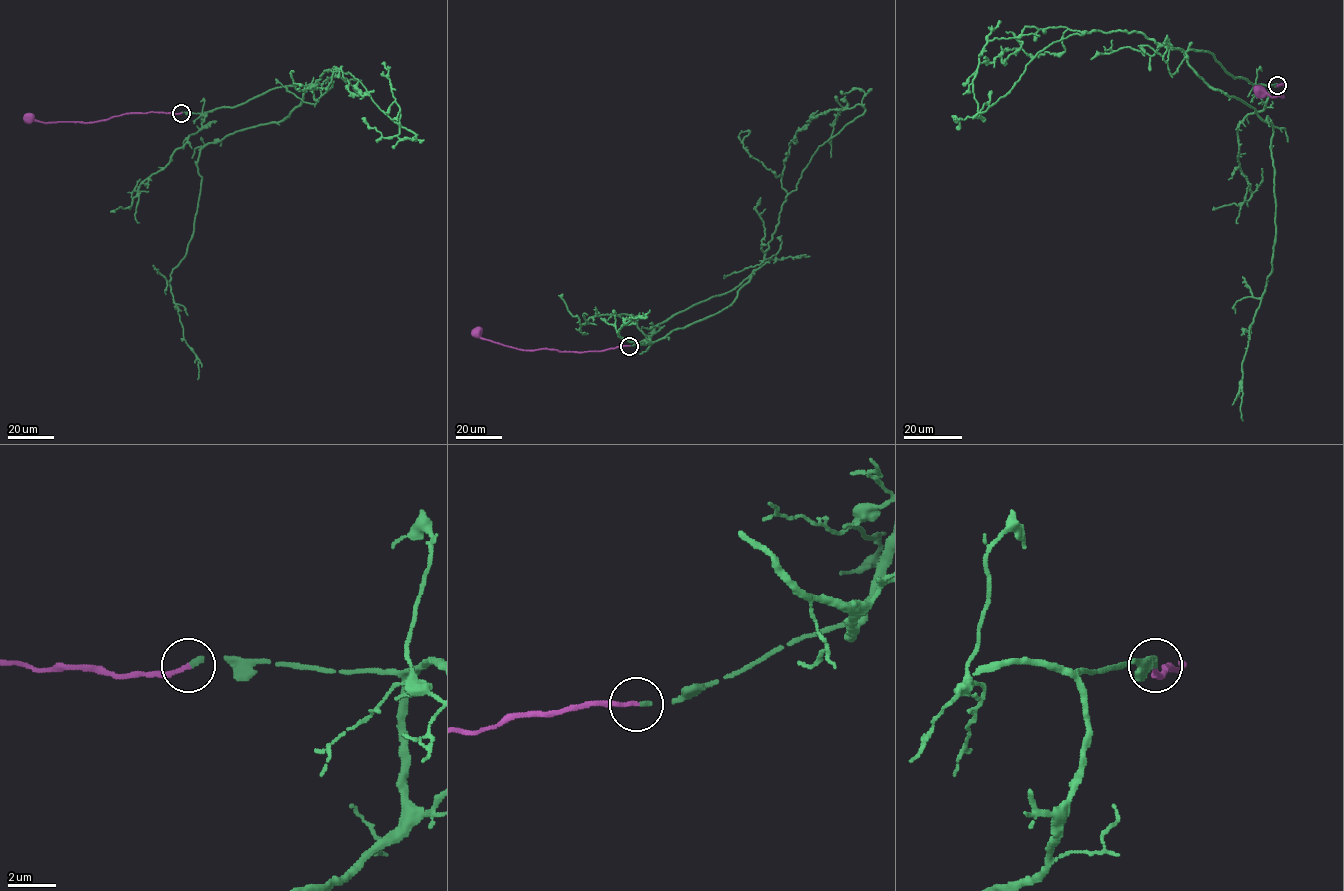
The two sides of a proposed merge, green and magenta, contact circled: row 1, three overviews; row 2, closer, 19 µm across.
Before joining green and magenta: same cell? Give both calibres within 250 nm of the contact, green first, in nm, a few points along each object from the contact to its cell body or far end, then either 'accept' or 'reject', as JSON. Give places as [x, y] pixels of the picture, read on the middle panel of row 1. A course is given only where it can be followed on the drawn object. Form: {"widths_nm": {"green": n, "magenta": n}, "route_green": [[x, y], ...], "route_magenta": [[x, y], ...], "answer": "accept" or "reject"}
{"widths_nm": {"green": 190, "magenta": 180}, "route_green": [[629, 346], [752, 273], [734, 301], [713, 315], [649, 343], [618, 336], [631, 317], [645, 318]], "route_magenta": [[629, 346], [574, 352], [547, 349], [522, 350], [482, 339], [478, 333]], "answer": "accept"}

